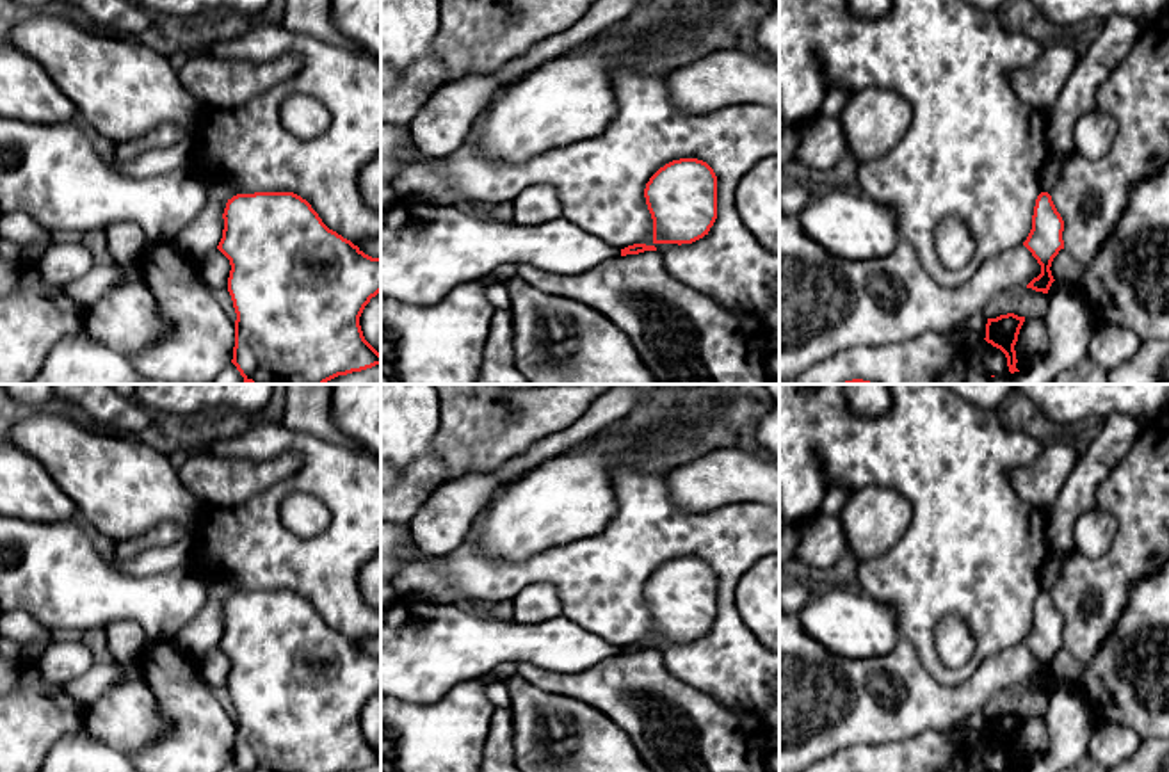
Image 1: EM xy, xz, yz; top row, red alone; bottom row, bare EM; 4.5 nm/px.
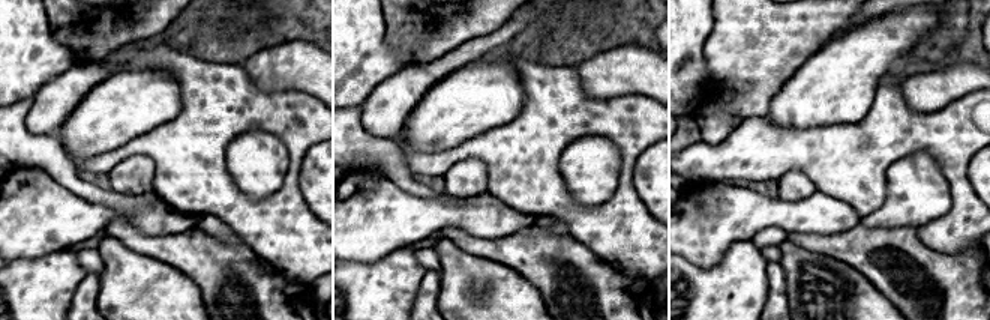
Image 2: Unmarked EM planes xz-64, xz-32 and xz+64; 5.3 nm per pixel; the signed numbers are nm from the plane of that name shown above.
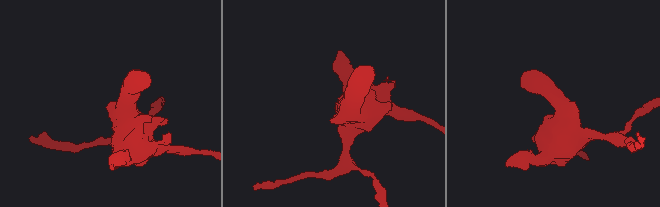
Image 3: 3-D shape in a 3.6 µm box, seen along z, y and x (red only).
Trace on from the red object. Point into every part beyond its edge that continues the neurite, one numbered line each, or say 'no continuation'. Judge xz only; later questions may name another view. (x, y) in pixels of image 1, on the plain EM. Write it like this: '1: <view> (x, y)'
no continuation

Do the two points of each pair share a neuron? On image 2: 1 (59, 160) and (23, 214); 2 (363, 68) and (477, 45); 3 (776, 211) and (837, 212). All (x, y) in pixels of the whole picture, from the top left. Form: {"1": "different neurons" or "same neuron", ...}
{"1": "different neurons", "2": "different neurons", "3": "same neuron"}

